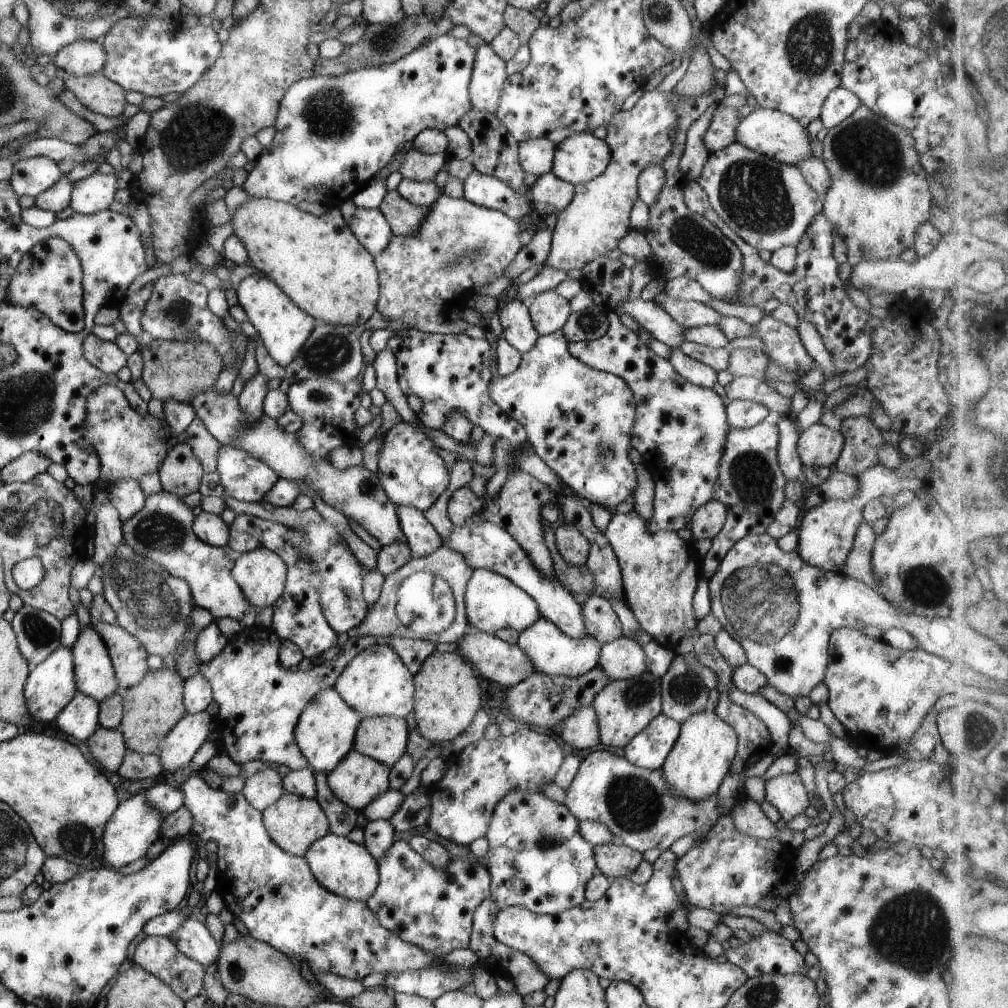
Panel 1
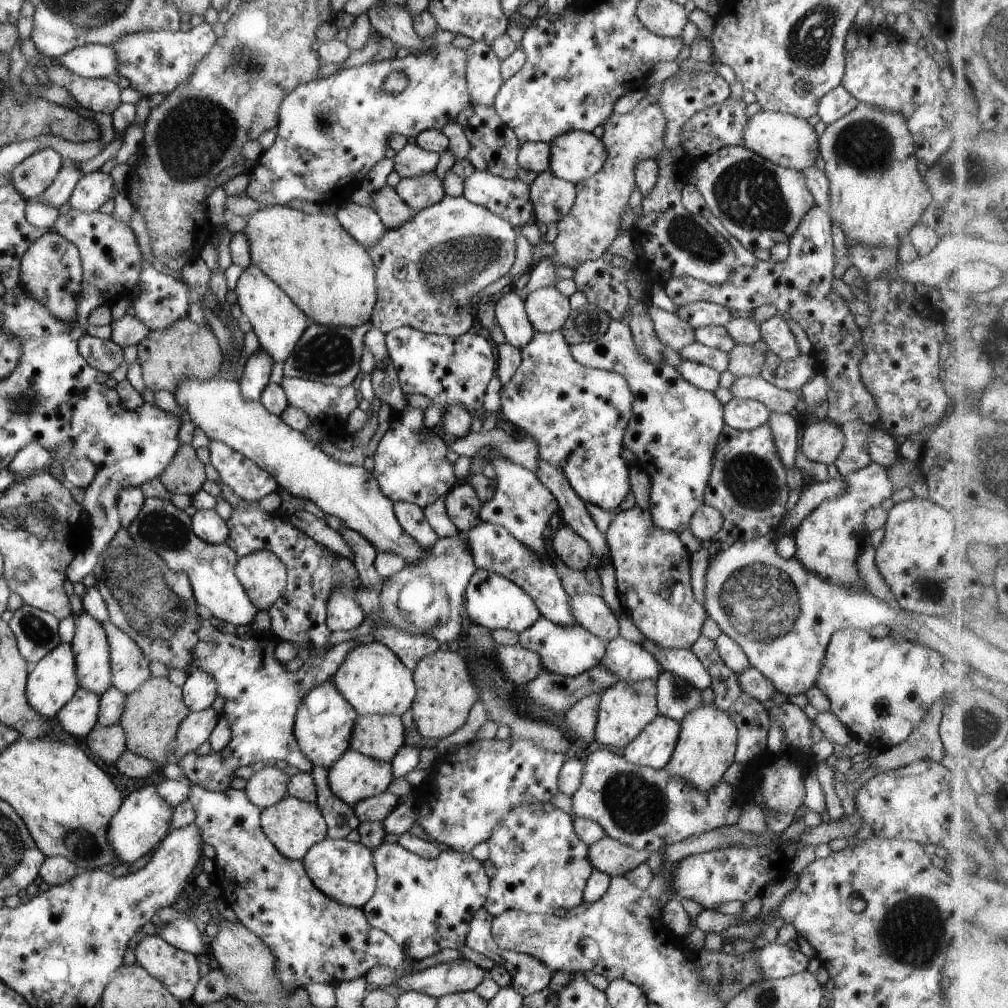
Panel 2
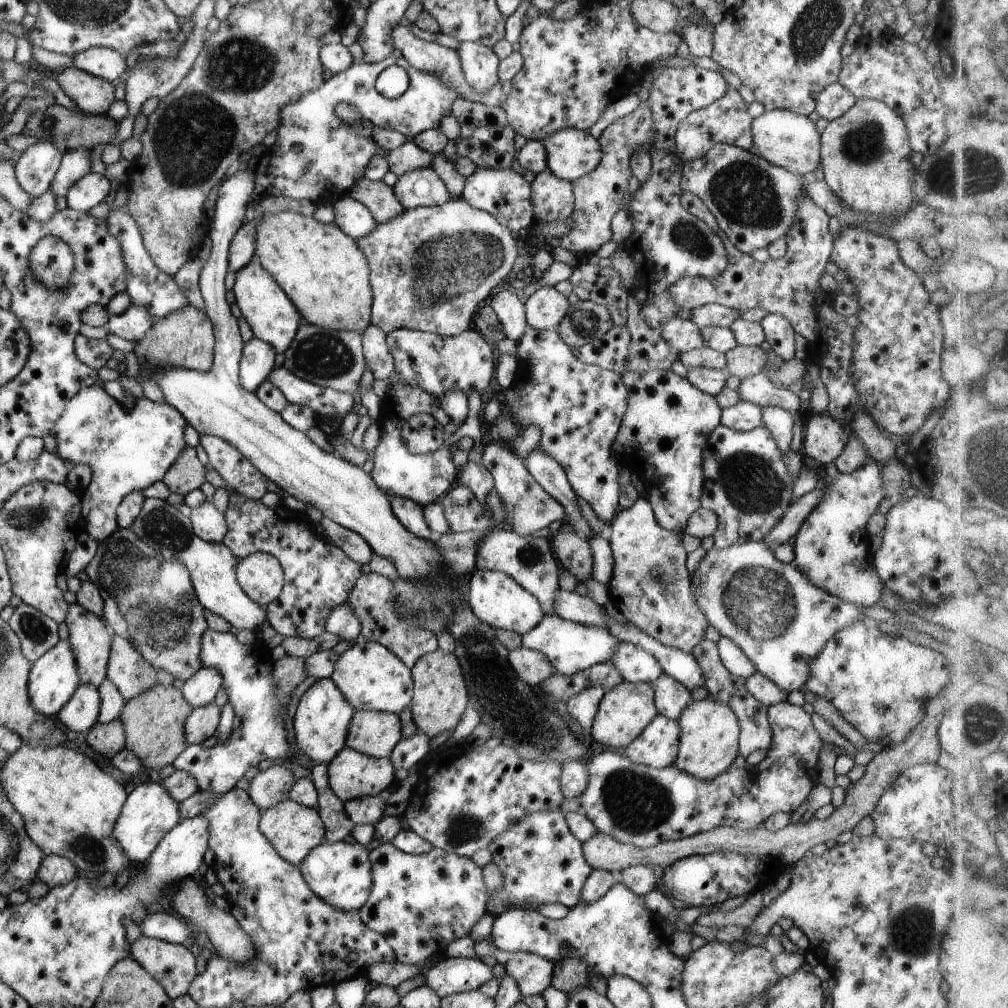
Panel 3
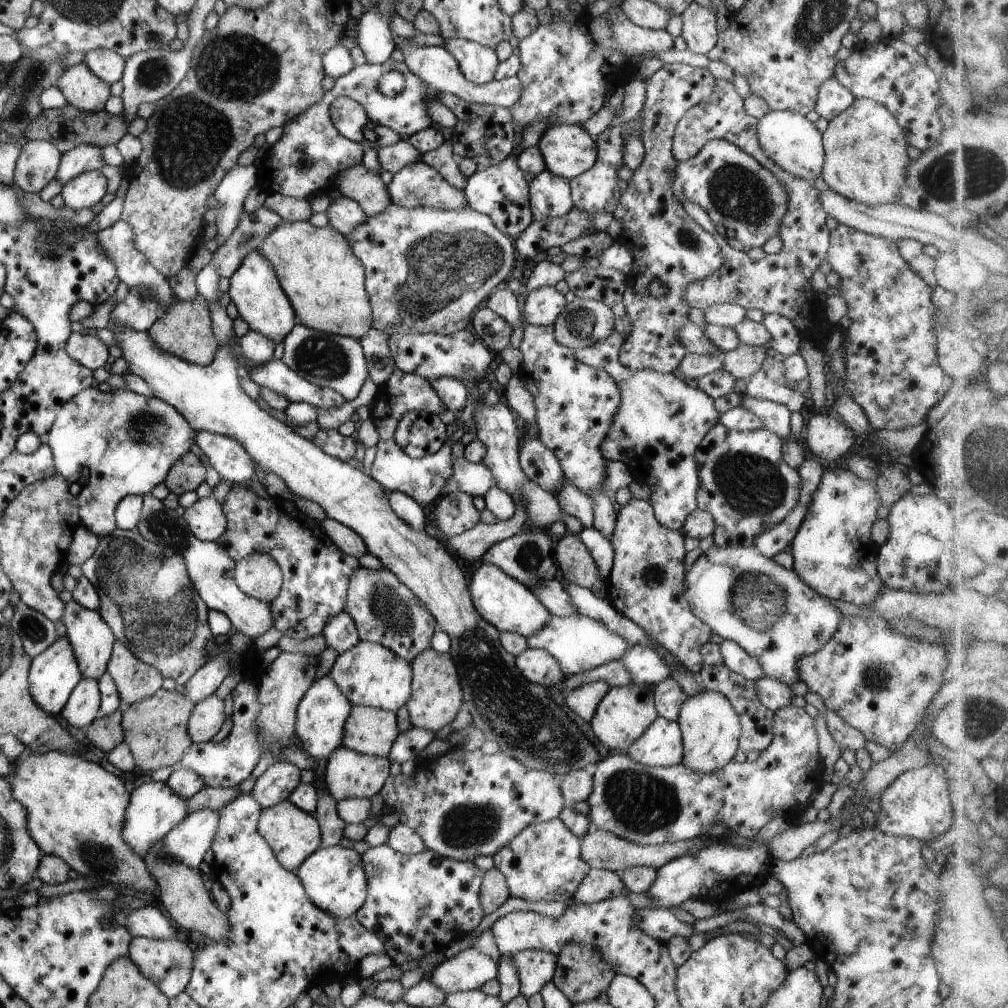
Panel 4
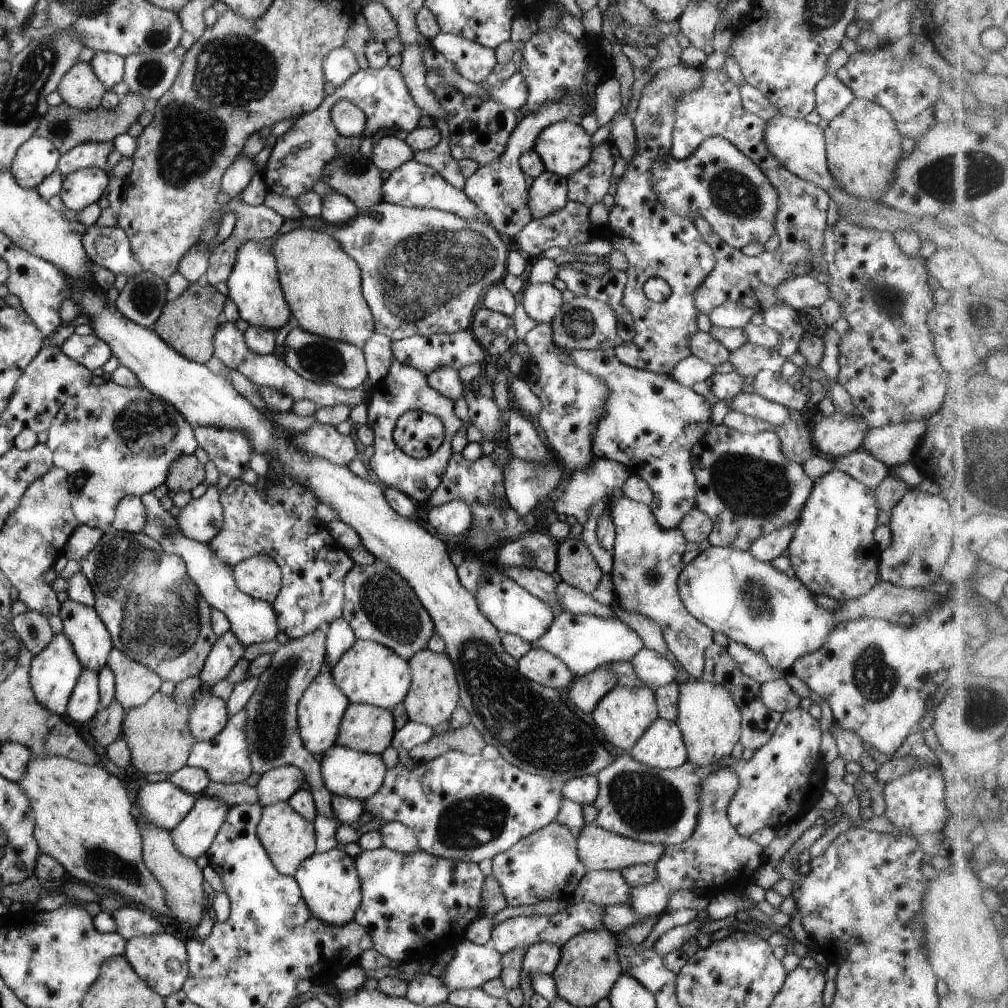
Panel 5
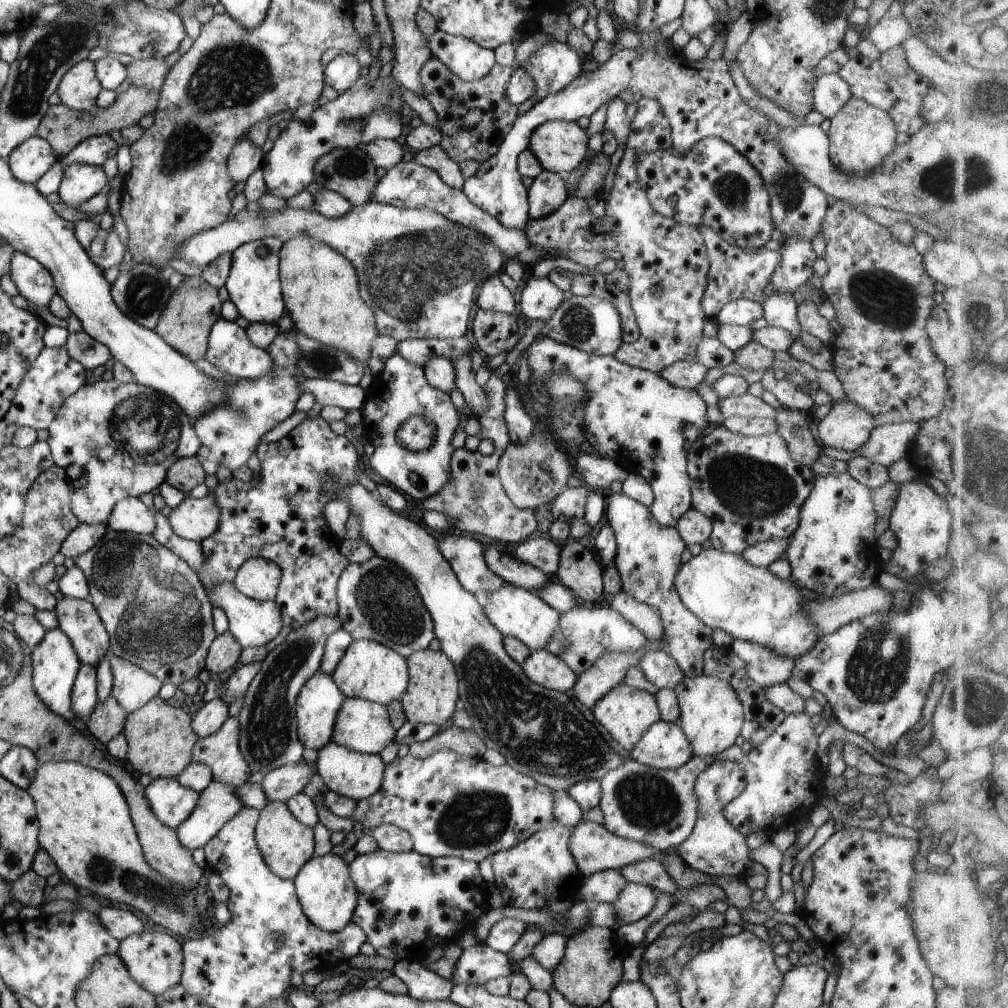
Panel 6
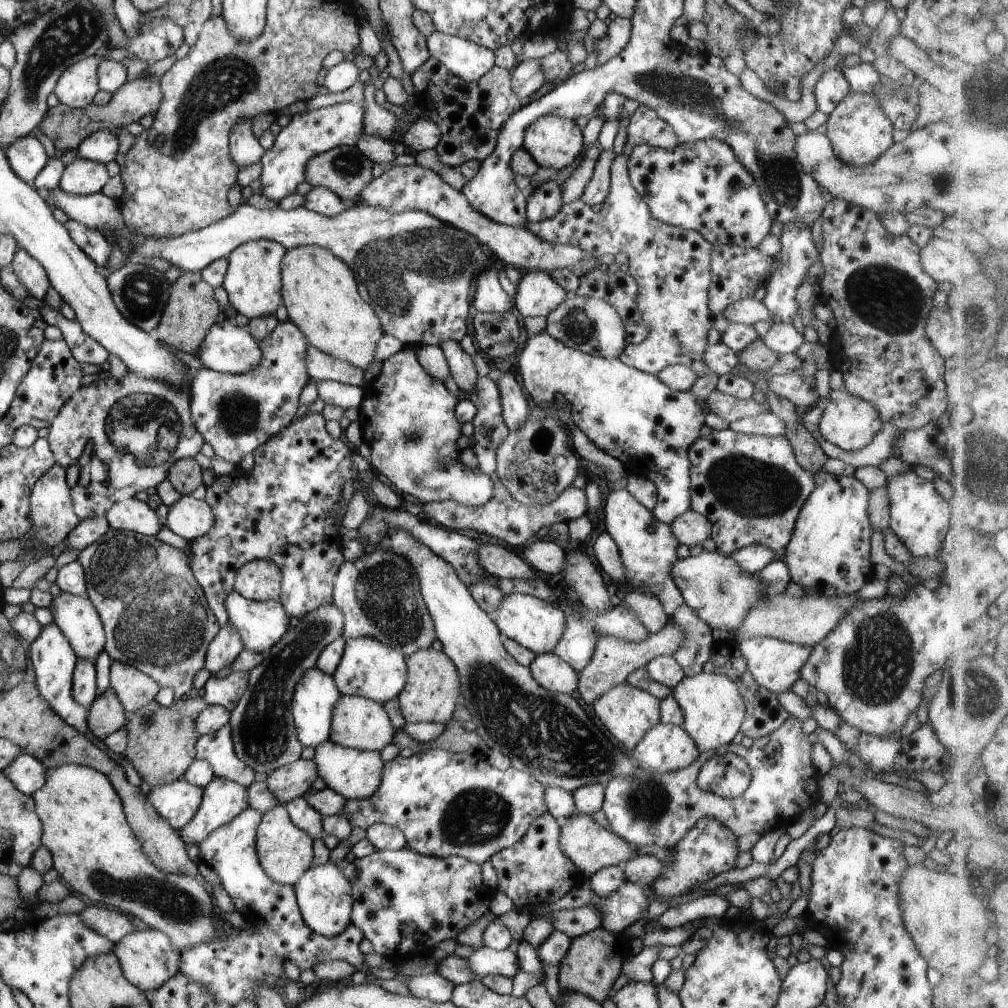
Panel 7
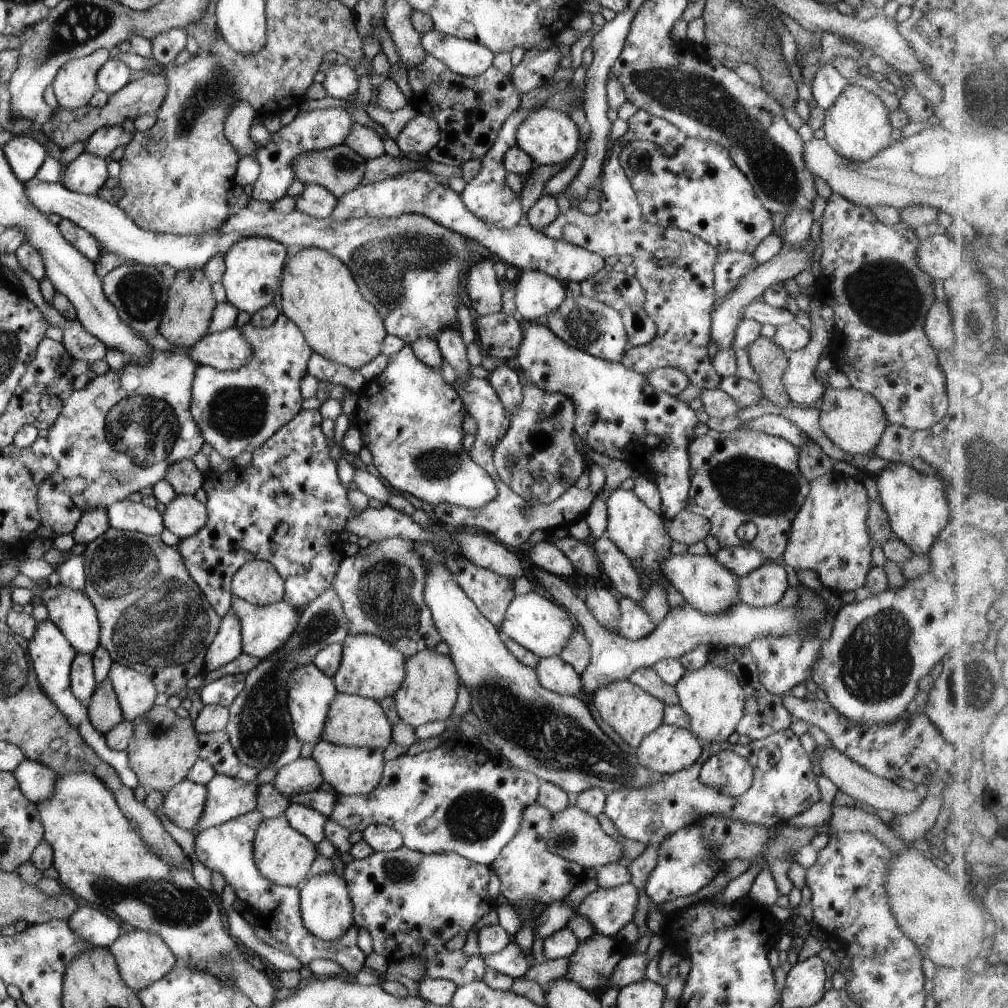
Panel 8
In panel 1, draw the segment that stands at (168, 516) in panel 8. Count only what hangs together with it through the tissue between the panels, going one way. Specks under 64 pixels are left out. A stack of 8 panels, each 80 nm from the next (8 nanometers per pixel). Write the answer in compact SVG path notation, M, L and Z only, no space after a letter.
M203 511L196 516L192 531L194 535L214 548L225 548L230 540L231 527L224 523L221 516Z

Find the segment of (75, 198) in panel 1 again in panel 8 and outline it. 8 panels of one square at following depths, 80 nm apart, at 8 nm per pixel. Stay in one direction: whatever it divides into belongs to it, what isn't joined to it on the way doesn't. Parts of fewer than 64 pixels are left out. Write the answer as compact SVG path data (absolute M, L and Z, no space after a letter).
M88 151L81 153L75 160L67 164L63 184L71 191L83 195L96 195L106 184L108 162L105 158Z

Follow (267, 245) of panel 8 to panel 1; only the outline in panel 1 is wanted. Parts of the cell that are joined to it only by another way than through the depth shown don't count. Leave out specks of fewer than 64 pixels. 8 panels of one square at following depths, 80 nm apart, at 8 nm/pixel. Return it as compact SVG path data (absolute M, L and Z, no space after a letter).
M260 274L244 278L236 288L236 294L238 305L244 308L248 321L258 331L260 344L264 344L268 355L285 369L296 358L296 352L304 346L304 342L309 340L318 322L300 310L272 280Z

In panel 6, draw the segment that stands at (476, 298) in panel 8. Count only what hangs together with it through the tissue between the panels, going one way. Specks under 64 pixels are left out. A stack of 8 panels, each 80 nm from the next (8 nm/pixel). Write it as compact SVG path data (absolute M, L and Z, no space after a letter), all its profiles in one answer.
M496 275L484 280L484 284L480 286L476 304L485 311L517 315L518 308L514 301L514 295L502 284L501 279L502 276Z

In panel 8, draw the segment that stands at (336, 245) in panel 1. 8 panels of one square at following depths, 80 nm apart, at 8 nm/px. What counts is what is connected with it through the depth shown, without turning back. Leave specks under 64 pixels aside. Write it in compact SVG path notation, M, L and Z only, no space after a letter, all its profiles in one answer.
M316 247L296 250L286 262L281 279L280 304L283 313L302 331L314 353L357 371L381 354L387 330L380 313L360 294L352 273L338 258Z

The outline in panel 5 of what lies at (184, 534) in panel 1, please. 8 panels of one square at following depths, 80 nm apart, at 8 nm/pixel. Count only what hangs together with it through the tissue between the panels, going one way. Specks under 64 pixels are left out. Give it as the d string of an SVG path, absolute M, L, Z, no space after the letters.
M153 493L144 495L143 501L146 512L146 526L143 534L152 538L164 552L180 556L184 560L187 574L196 584L200 596L214 610L220 610L227 618L231 627L231 632L236 634L236 639L240 640L244 647L276 639L279 633L277 617L272 604L251 598L241 592L236 585L233 576L233 567L228 566L224 560L220 560L207 543L191 540L180 533L176 517L172 516L168 510L164 509L159 499Z

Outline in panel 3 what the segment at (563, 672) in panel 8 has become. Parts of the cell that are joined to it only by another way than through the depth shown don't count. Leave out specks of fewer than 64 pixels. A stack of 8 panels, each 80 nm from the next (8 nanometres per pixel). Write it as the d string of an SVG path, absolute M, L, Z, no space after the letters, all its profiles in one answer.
M523 646L510 651L508 660L517 677L537 690L544 680L550 679L555 674L551 661L542 652Z

